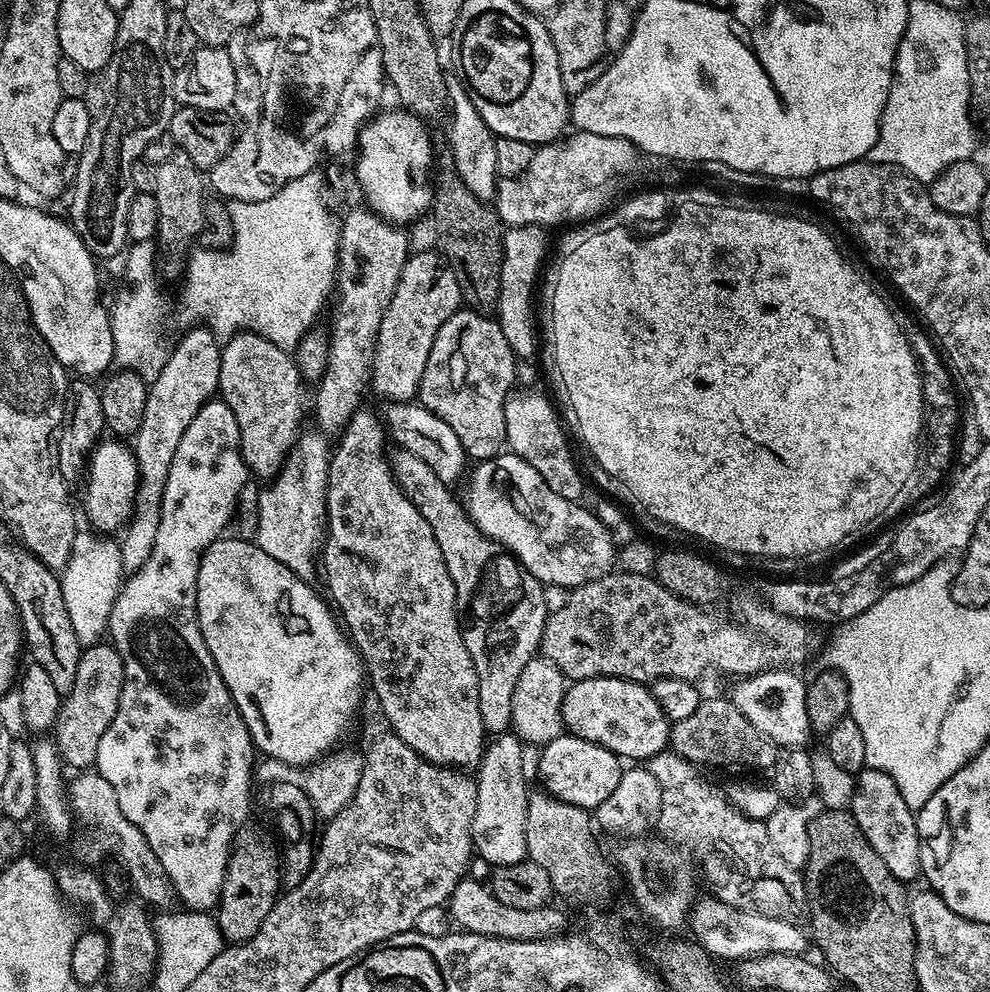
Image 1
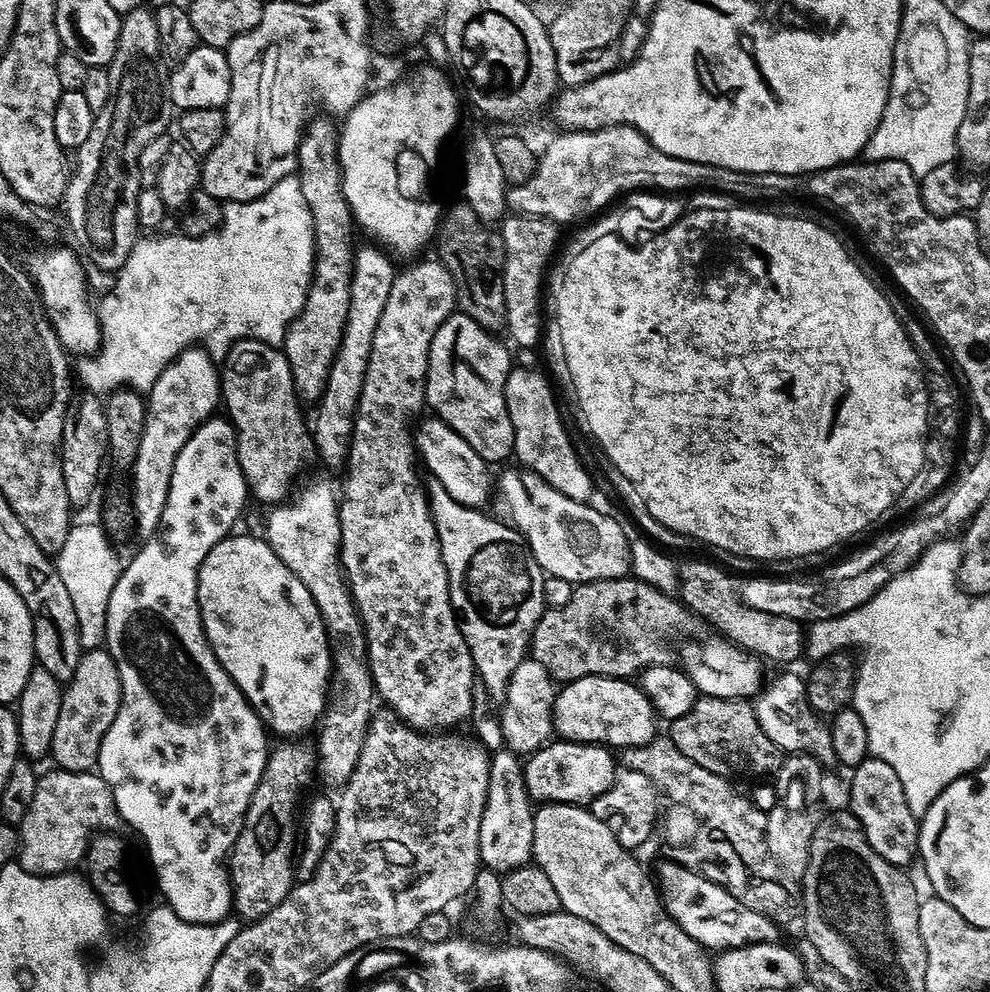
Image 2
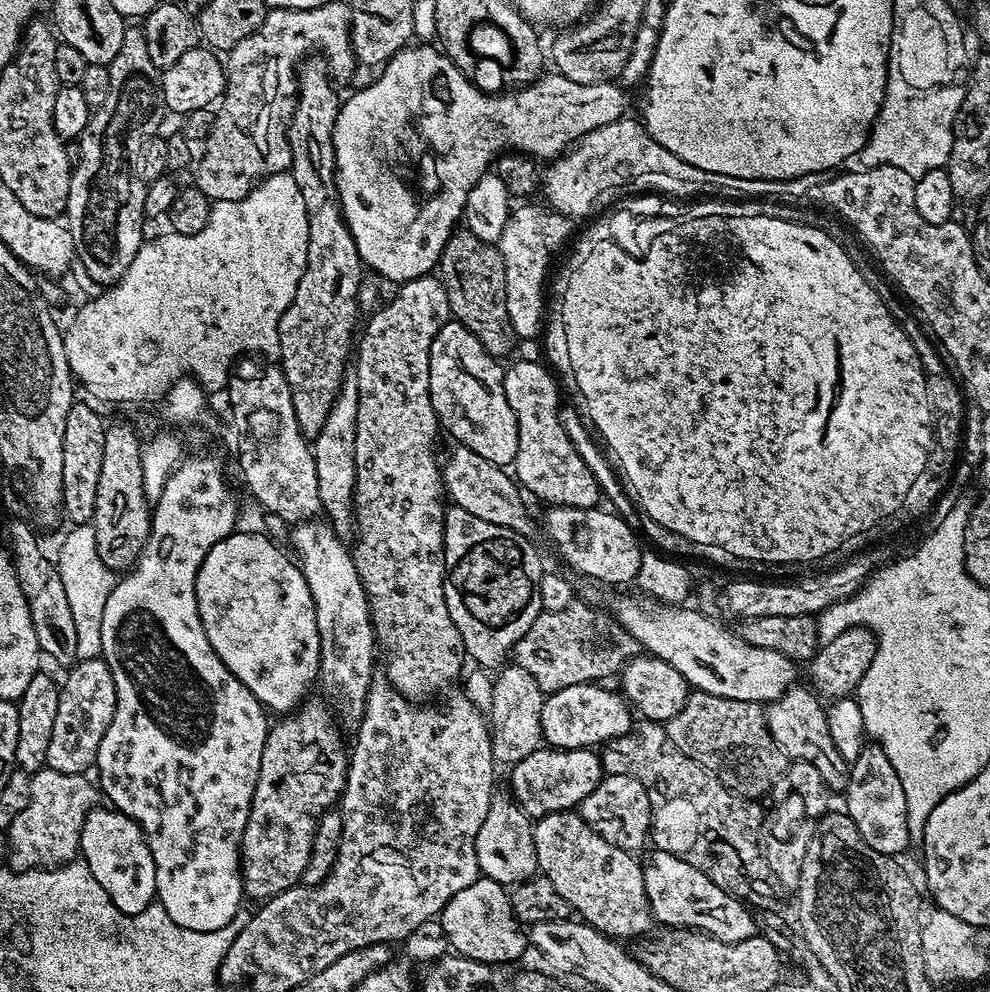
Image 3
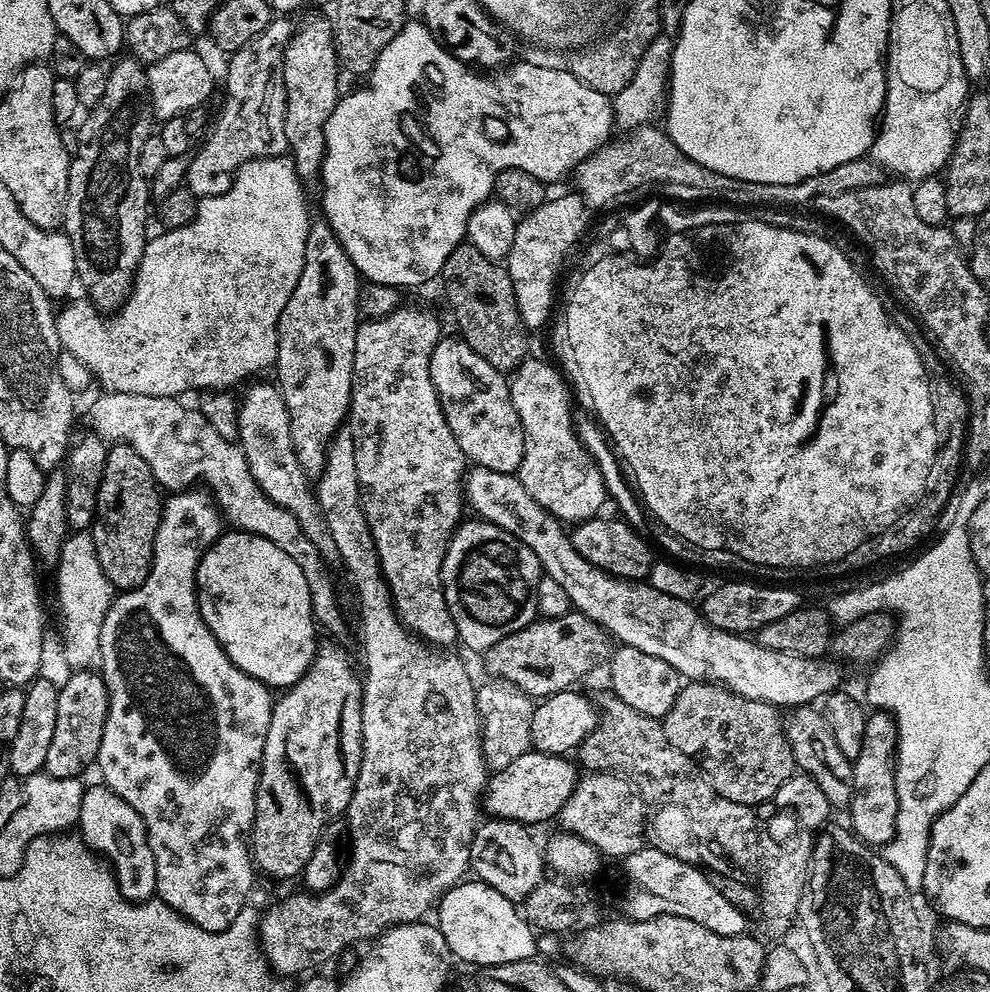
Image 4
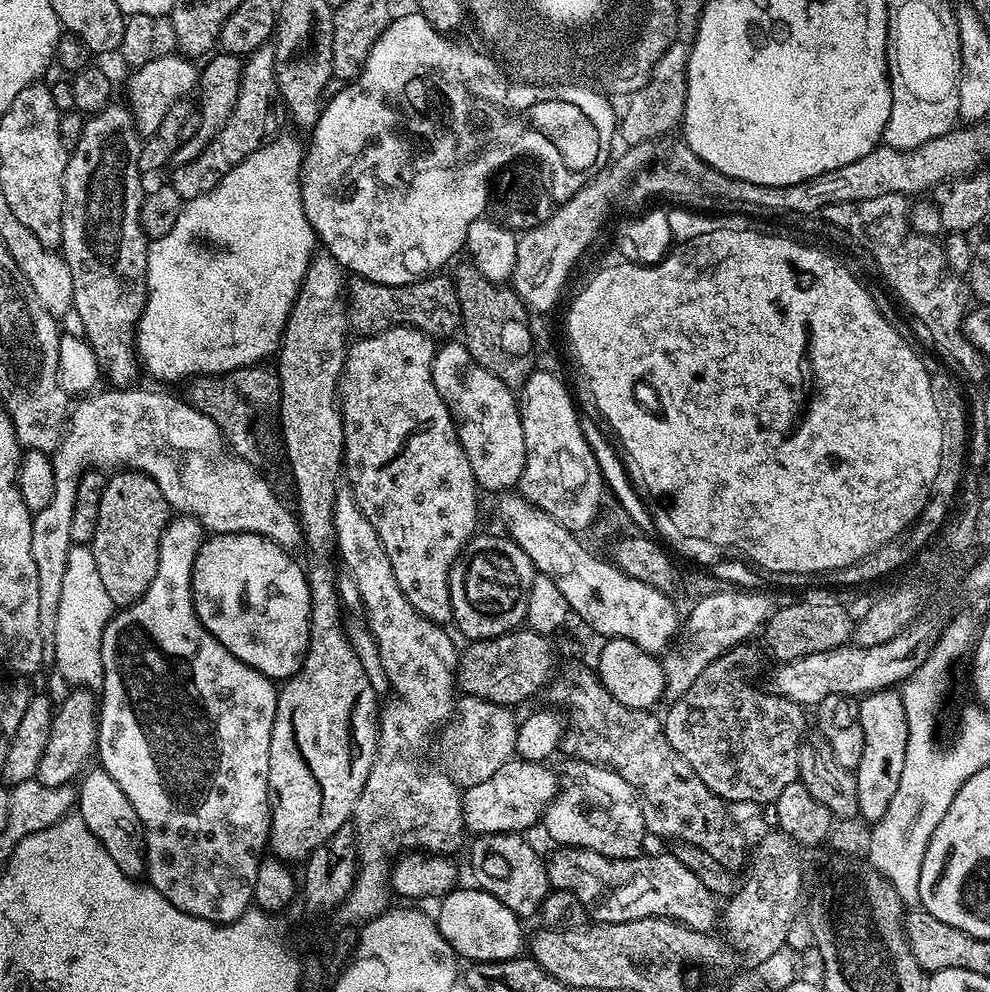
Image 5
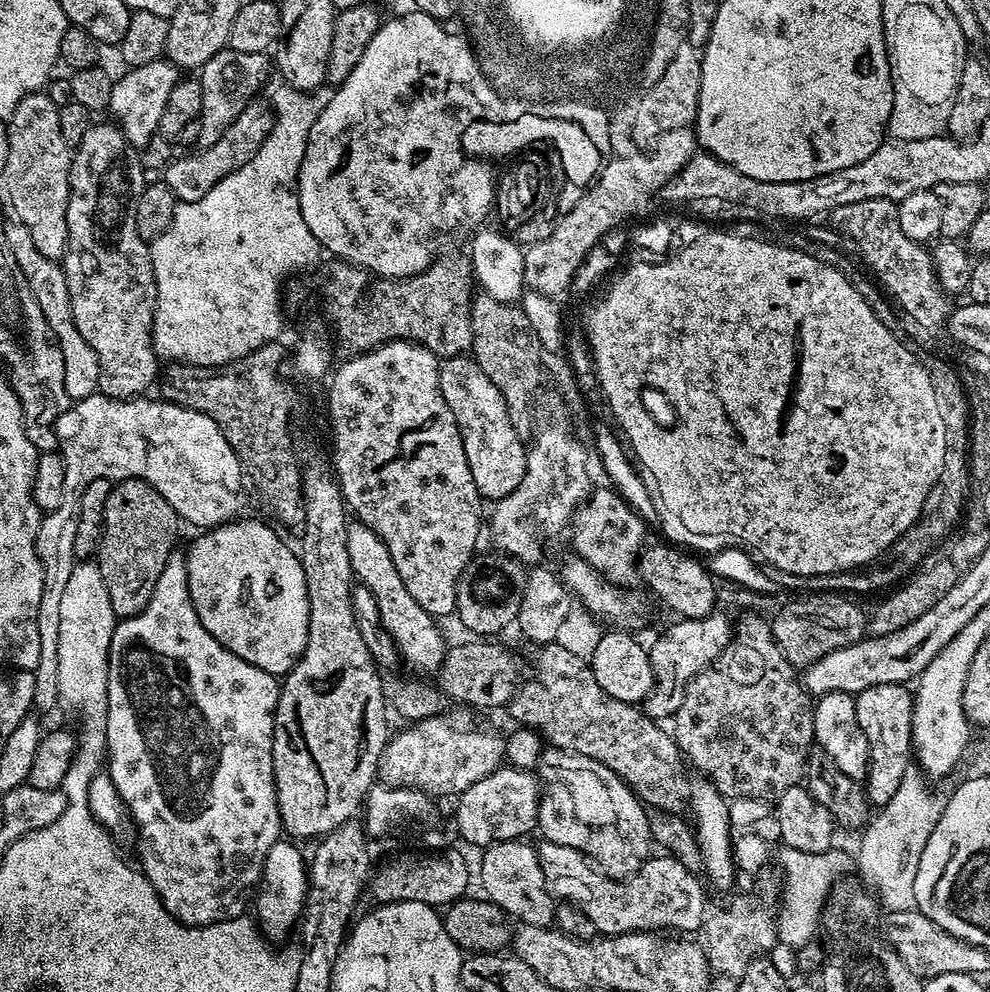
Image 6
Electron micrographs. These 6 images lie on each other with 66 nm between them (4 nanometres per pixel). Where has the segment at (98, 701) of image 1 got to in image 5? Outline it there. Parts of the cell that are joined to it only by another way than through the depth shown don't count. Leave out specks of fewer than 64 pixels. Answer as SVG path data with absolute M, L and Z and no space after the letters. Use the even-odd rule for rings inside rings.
M76 688L65 698L59 701L52 717L50 726L50 738L46 742L46 750L42 754L42 762L38 762L36 771L36 780L42 782L42 786L62 786L63 784L72 784L89 767L88 759L93 759L96 752L96 735L100 729L100 718L98 715L98 700L89 689Z

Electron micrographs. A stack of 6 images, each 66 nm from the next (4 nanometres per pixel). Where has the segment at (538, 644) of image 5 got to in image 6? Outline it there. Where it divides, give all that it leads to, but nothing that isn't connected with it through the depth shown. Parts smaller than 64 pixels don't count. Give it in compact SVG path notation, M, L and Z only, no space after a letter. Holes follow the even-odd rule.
M473 638L468 644L448 648L440 669L434 673L435 687L441 693L444 691L450 699L460 704L469 704L472 708L503 709L516 695L521 683L520 660L510 649L492 643L496 642Z

